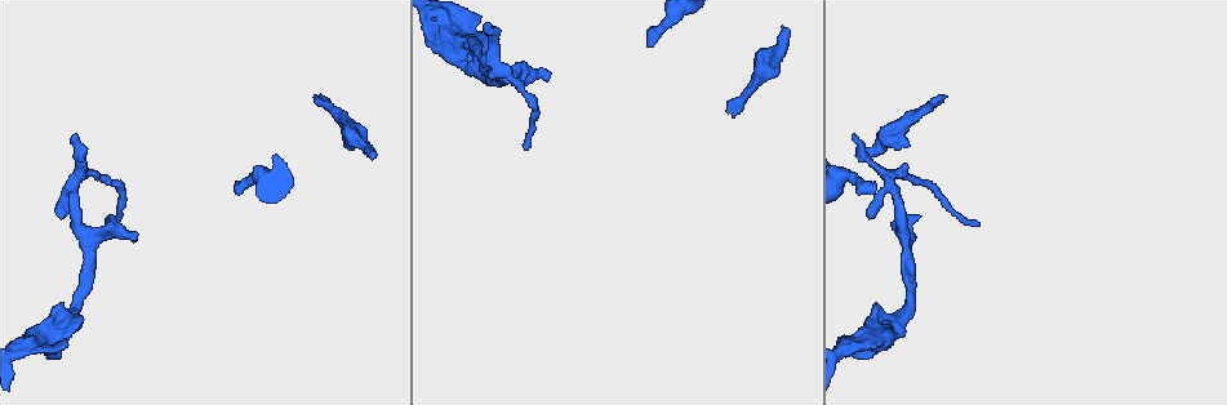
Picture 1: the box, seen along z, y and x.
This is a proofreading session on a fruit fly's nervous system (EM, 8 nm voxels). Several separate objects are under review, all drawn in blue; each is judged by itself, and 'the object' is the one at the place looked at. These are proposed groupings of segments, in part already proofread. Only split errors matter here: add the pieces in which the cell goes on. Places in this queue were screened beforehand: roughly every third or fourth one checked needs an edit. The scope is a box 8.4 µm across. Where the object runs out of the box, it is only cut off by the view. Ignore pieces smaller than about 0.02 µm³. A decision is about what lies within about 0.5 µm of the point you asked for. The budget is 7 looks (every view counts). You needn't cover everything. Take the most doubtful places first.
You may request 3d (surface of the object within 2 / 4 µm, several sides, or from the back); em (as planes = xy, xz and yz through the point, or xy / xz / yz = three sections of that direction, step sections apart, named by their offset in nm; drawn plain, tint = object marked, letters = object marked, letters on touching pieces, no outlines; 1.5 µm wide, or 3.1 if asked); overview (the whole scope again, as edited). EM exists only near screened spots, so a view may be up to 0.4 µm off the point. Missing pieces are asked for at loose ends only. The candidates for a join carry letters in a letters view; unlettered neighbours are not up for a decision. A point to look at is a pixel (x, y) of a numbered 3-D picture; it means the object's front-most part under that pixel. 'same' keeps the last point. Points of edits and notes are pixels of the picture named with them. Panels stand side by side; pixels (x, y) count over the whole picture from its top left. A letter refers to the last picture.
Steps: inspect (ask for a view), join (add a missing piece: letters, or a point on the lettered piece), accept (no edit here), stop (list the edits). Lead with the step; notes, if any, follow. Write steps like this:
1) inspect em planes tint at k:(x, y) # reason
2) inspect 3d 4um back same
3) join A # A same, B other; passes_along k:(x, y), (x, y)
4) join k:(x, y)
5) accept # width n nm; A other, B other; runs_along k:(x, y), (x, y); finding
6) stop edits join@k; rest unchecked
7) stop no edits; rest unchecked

inspect 3d 2um at 1:(727, 109) # free end

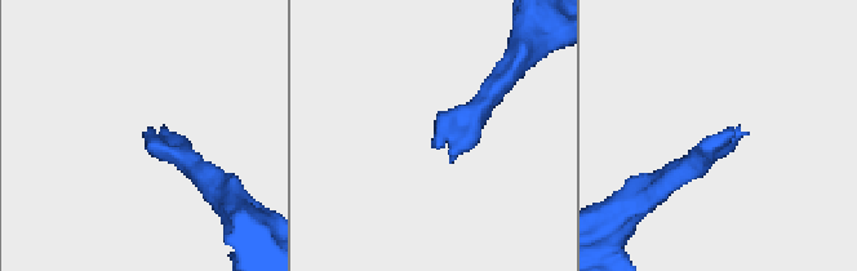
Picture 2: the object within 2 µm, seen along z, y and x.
inspect em xz step 4 tint at 2:(732, 129)

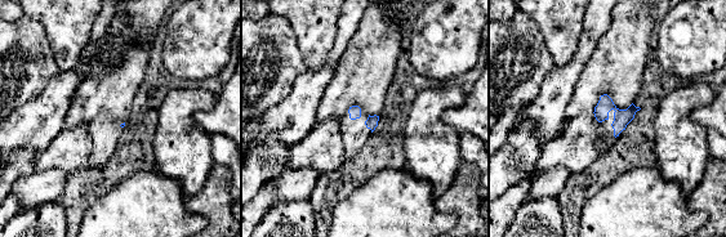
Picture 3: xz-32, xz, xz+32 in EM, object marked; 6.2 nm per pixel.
inspect em planes letters same # another direction

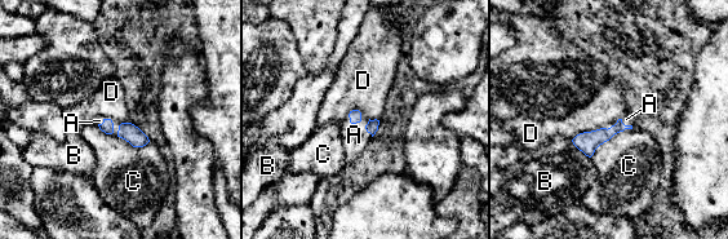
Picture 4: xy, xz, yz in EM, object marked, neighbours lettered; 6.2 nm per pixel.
join A # A same, B other, C other, D other; passes_along 4:(355, 115), (351, 123), (354, 135); the cell continues

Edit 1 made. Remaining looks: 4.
inspect em planes tint at 1:(76, 135)

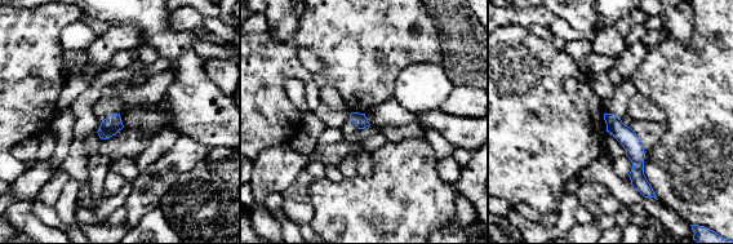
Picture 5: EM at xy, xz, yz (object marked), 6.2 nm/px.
inspect em planes letters same # what lies round it

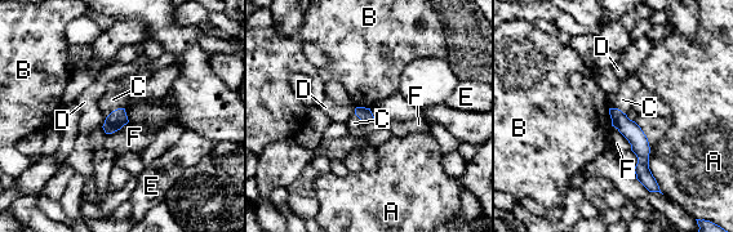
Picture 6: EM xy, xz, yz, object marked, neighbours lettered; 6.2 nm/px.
accept # A other, B other, C other, D other, E other, F other; border 6:(124, 107), (115, 108), (106, 117); none of them fits

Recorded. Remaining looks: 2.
stop edits join@4; rest unchecked

